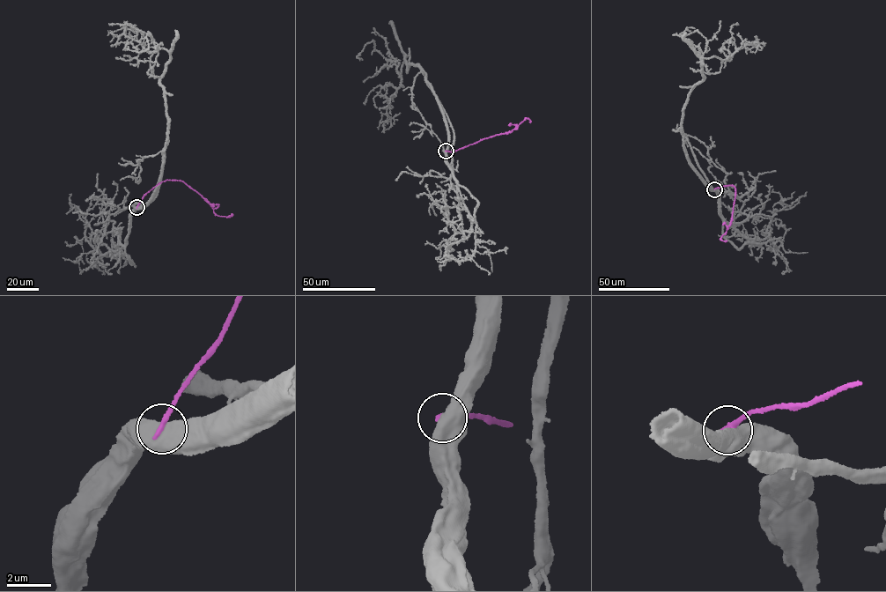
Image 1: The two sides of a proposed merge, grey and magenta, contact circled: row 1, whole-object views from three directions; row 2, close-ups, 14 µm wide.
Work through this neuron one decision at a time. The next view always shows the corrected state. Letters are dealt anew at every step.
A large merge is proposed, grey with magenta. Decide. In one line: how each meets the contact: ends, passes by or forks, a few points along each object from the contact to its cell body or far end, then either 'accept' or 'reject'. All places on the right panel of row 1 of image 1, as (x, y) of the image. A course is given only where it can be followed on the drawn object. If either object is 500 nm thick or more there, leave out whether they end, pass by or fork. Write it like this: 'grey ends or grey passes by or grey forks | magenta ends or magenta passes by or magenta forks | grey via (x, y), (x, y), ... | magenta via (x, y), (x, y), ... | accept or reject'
grey via (714, 189), (682, 135), (703, 58), (722, 62), (707, 71), (707, 40), (680, 34), (695, 28) | magenta via (714, 189), (733, 185), (735, 189), (730, 225), (720, 239), (727, 240) | reject

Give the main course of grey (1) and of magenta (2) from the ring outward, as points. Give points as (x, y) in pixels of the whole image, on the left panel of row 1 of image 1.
1: (136, 208), (160, 175), (170, 53), (152, 53), (149, 75), (152, 38), (139, 52), (129, 42)
2: (136, 208), (143, 196), (161, 181), (173, 180), (182, 181), (195, 190), (217, 215), (227, 217), (232, 213)

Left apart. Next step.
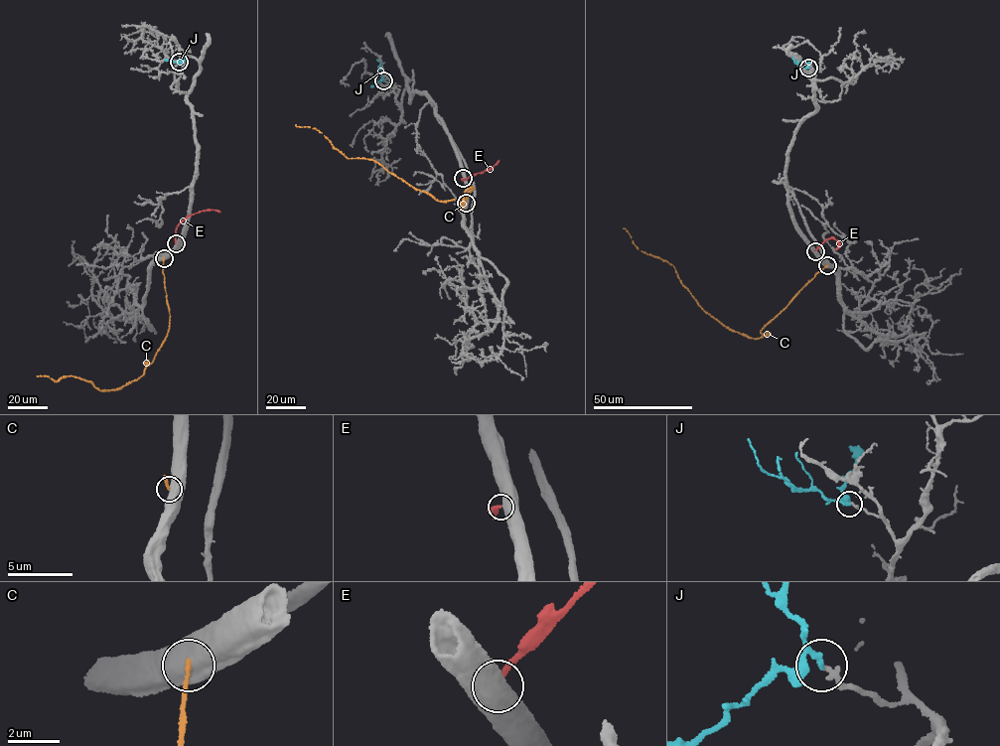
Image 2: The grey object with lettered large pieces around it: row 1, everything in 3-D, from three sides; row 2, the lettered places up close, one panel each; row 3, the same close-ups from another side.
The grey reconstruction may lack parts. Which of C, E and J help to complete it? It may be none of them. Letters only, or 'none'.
J

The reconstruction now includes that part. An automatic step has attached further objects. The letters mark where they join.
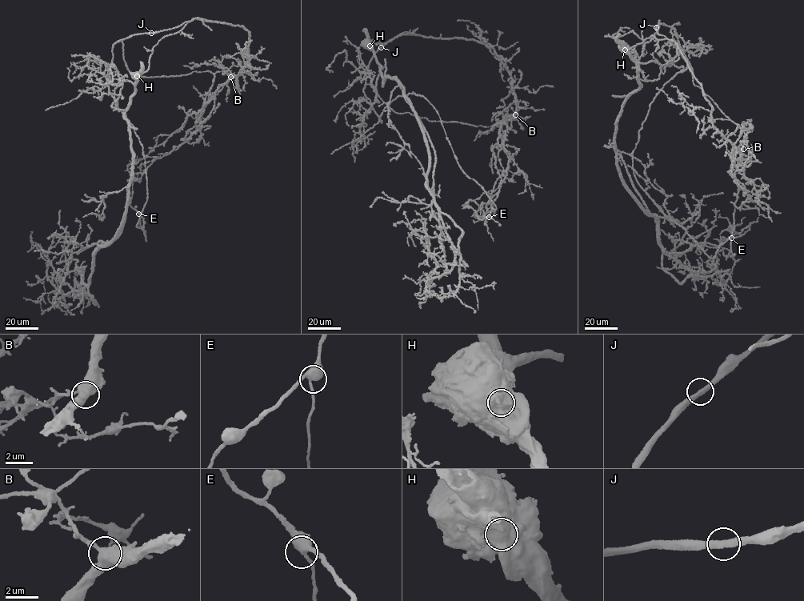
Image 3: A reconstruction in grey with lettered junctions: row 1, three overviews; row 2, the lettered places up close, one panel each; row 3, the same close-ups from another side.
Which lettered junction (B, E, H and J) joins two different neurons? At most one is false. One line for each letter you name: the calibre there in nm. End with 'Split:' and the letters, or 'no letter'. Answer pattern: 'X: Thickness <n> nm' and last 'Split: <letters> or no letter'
H: Thickness 850 nm
Split: H

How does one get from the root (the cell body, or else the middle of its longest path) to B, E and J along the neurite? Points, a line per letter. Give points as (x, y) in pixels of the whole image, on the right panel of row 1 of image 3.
B: (624, 47), (627, 50), (652, 36), (658, 40), (674, 42), (712, 106), (713, 126), (743, 149)
E: (624, 47), (666, 39), (662, 23), (690, 64), (650, 104), (637, 181), (710, 258), (731, 238)
J: (624, 47), (627, 50), (651, 36), (658, 40), (666, 38), (658, 33), (656, 27)

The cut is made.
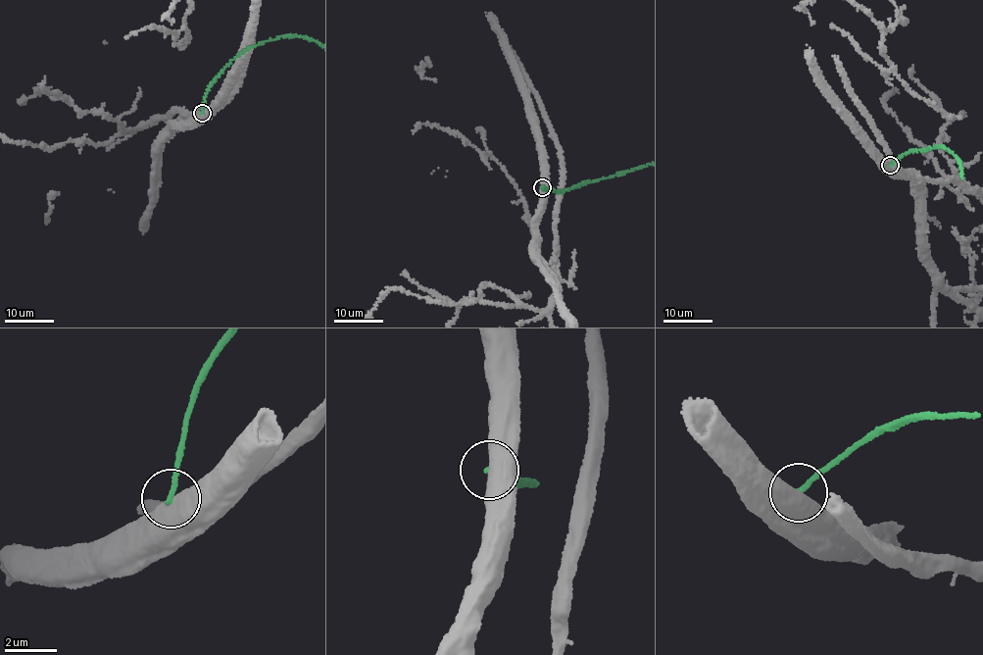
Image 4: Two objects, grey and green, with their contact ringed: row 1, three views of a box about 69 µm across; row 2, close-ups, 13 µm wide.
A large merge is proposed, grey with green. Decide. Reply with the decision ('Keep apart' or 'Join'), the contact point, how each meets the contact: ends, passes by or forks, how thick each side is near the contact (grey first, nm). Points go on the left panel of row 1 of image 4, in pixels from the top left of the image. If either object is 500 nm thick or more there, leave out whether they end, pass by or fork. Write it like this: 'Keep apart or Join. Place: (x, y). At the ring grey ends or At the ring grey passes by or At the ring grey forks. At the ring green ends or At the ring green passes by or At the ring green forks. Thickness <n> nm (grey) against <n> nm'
Keep apart. Place: (202, 113). Thickness 750 nm (grey) against 200 nm

